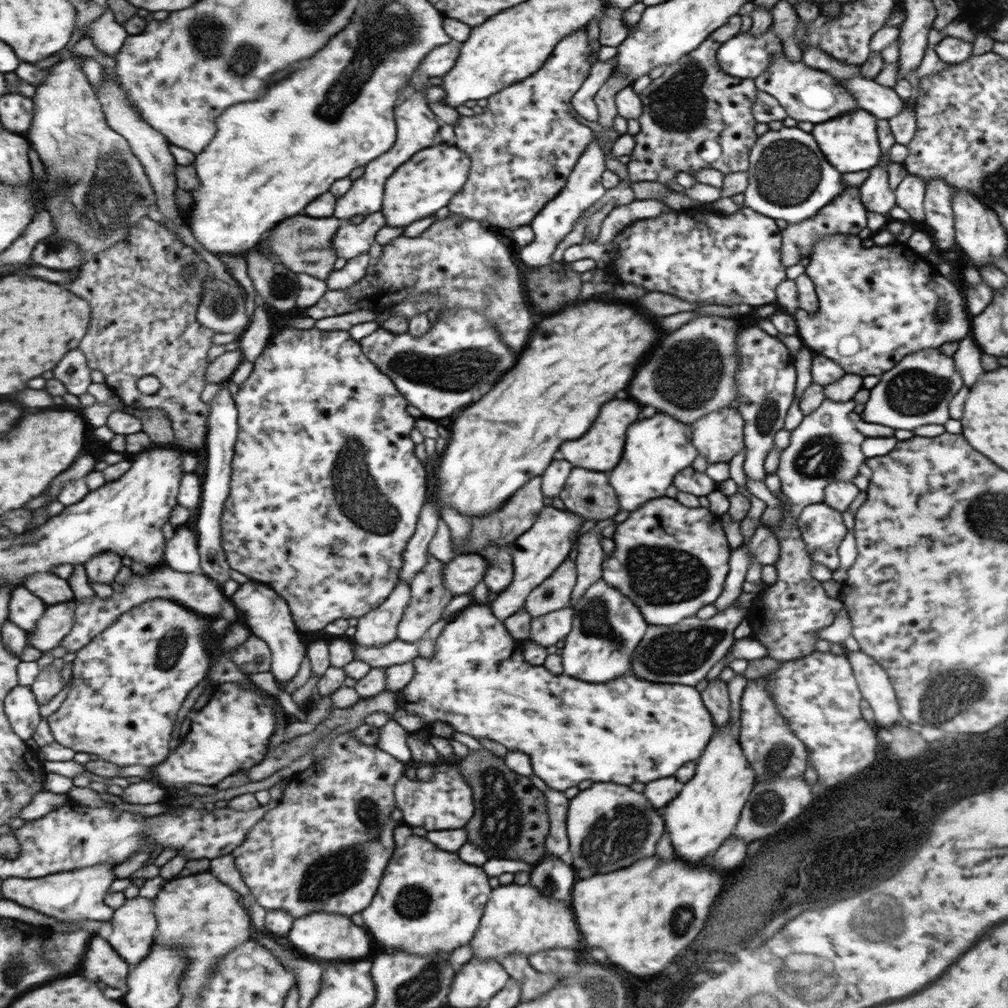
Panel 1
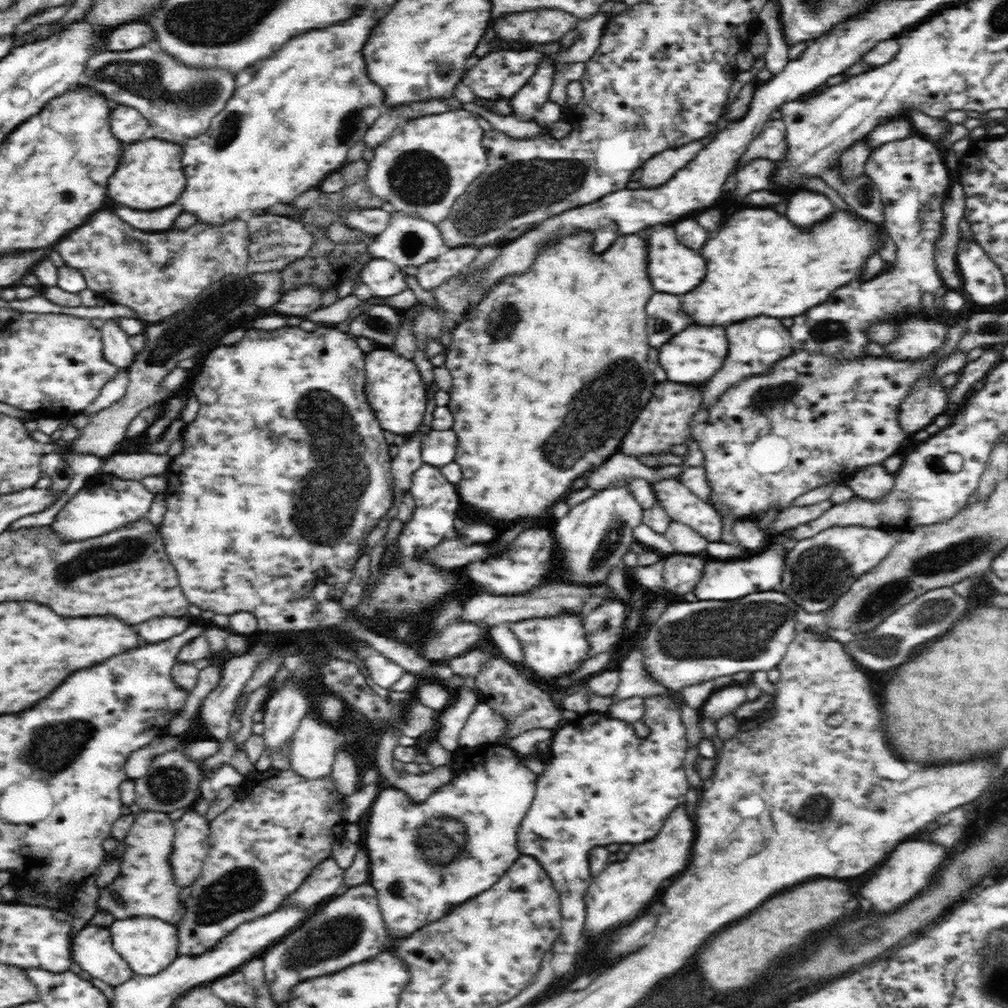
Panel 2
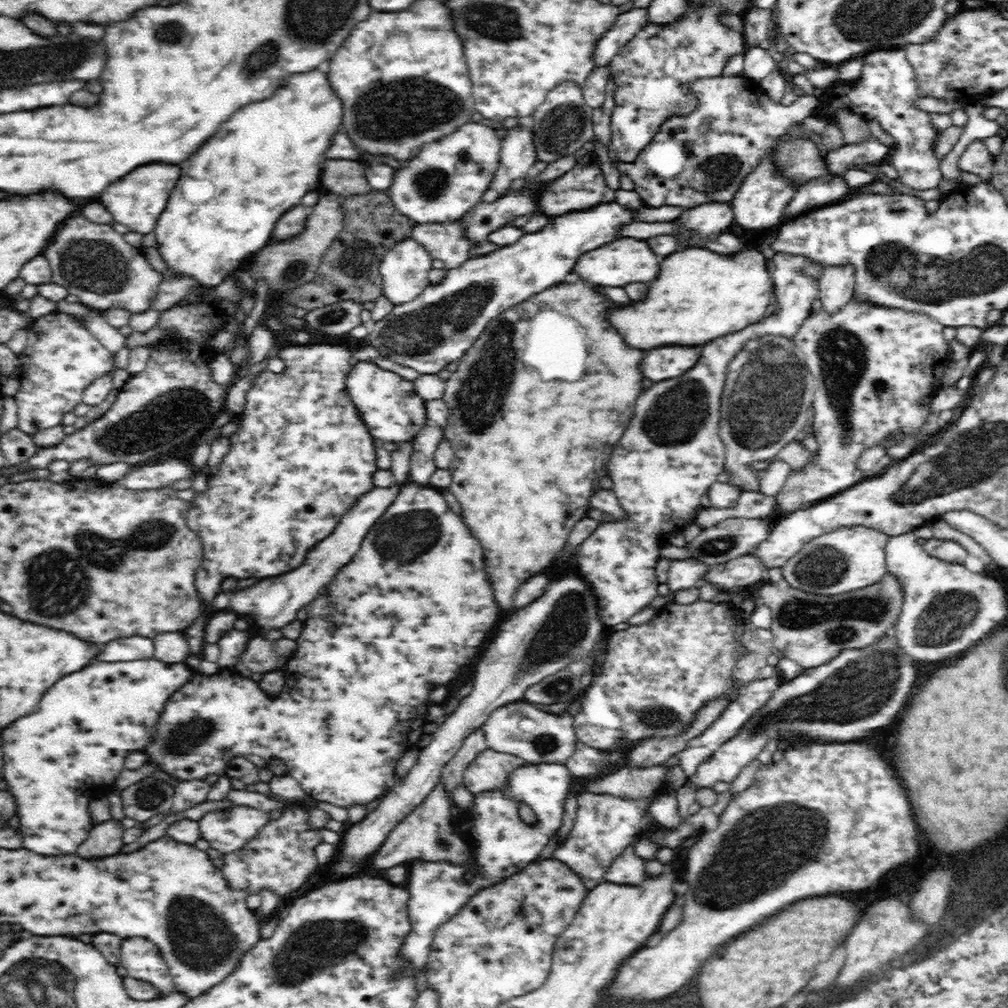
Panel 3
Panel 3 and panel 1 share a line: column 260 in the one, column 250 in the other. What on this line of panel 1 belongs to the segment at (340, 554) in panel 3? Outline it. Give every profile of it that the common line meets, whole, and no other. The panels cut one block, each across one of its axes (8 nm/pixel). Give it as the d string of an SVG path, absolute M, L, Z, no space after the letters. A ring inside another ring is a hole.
M254 579L242 584L230 600L242 612L245 623L253 634L269 644L273 652L270 671L275 675L278 685L284 687L288 682L294 681L309 658L309 648L302 642L301 630L294 619L290 604L273 587Z

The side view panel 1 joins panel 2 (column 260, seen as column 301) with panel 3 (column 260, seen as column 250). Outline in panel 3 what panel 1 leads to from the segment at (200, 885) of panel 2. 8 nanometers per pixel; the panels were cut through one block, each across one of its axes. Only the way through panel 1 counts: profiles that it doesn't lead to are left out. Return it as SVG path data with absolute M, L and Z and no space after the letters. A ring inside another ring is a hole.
M292 804L279 819L270 821L244 850L222 856L224 867L221 870L226 880L234 888L243 888L251 893L258 893L258 888L268 886L284 896L303 888L310 874L320 868L314 847L323 842L320 831L308 831L308 815L308 810Z

